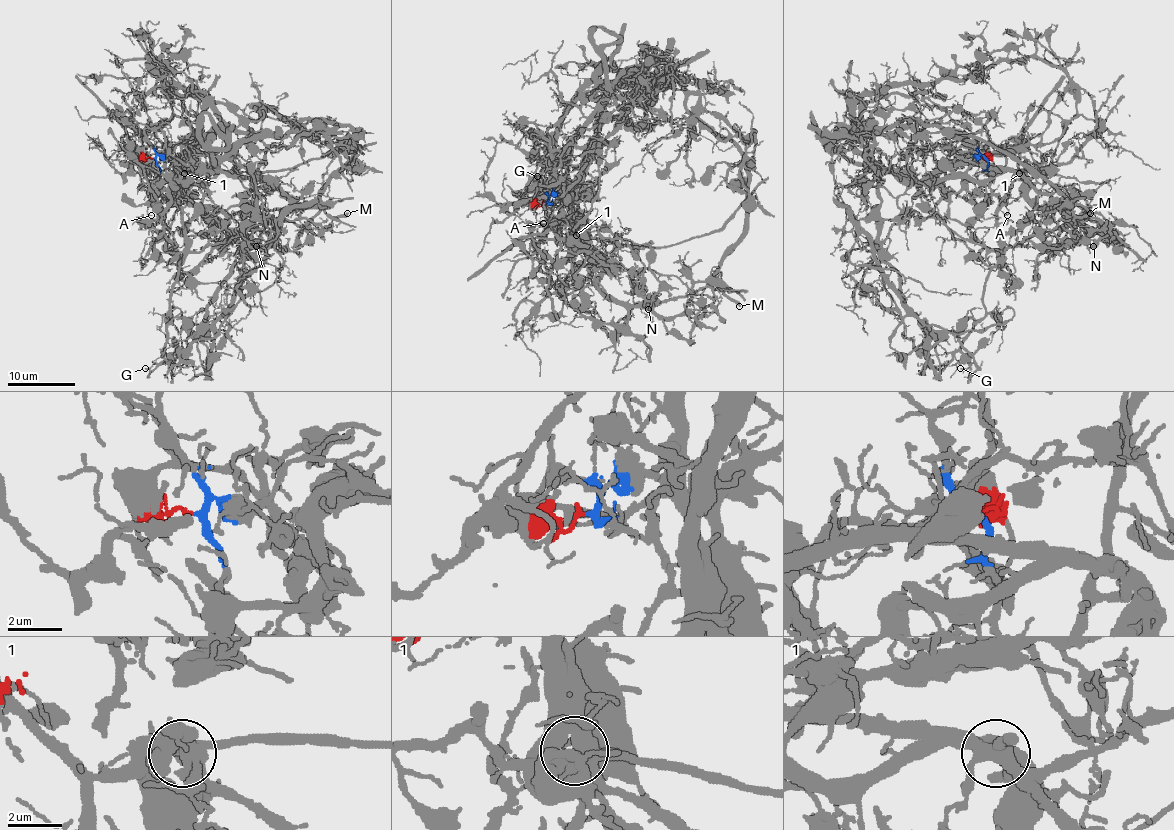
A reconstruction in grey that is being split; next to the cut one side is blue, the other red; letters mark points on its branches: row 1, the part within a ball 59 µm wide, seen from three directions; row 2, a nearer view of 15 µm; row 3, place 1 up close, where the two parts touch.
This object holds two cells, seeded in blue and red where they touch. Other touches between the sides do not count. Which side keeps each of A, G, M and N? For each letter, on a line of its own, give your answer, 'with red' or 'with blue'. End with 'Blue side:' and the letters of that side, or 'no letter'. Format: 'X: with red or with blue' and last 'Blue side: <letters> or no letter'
A: with blue
G: with blue
M: with red
N: with red
Blue side: A, G

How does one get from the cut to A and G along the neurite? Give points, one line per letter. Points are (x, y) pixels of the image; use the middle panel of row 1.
A: (545, 202), (552, 204), (552, 207), (555, 206), (560, 214), (555, 219), (546, 217), (540, 224), (543, 222)
G: (545, 202), (563, 216), (577, 217), (562, 200), (557, 177), (560, 182), (546, 187), (536, 177)

